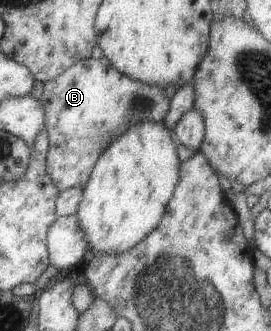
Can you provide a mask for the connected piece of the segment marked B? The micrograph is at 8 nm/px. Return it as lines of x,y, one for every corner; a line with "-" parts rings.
104,56
99,59
90,57
78,60
76,64
70,65
70,68
52,80
44,82
39,101
44,110
44,128
48,138
45,171
58,192
65,191
70,187
84,188
96,160
108,148
108,145
112,144
113,140
122,136
122,132
126,132
130,126
134,126
138,122
162,121
168,112
169,104
163,88
156,84
142,84
142,82
132,80
129,76
118,72

